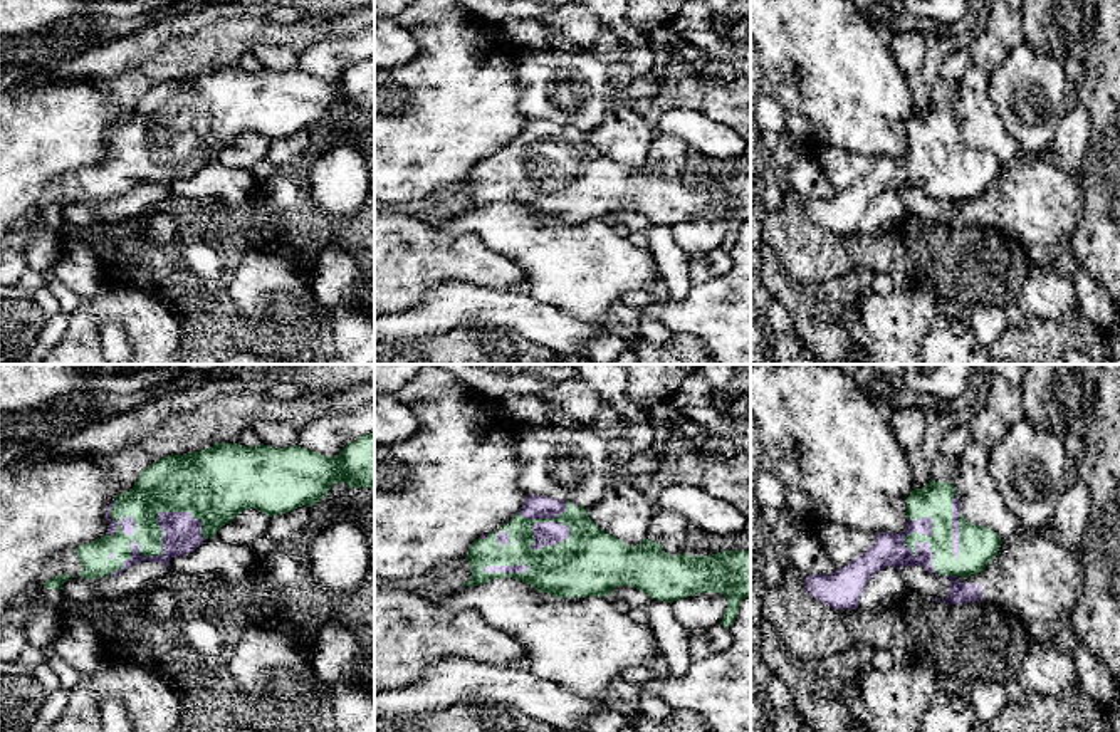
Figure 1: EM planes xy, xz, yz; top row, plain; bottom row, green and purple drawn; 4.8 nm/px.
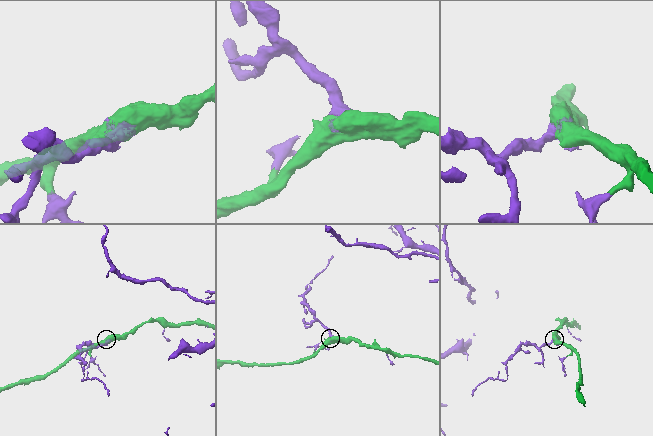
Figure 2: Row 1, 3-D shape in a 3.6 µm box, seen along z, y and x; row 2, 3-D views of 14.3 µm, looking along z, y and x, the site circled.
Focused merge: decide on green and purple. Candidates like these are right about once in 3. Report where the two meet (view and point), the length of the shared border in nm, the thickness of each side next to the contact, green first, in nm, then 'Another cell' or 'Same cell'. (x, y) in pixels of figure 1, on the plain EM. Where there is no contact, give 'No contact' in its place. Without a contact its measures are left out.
Touches green at xy (162, 177). Shared border 550 nm. Thickness 170 nm (green) against 190 nm. Same cell

